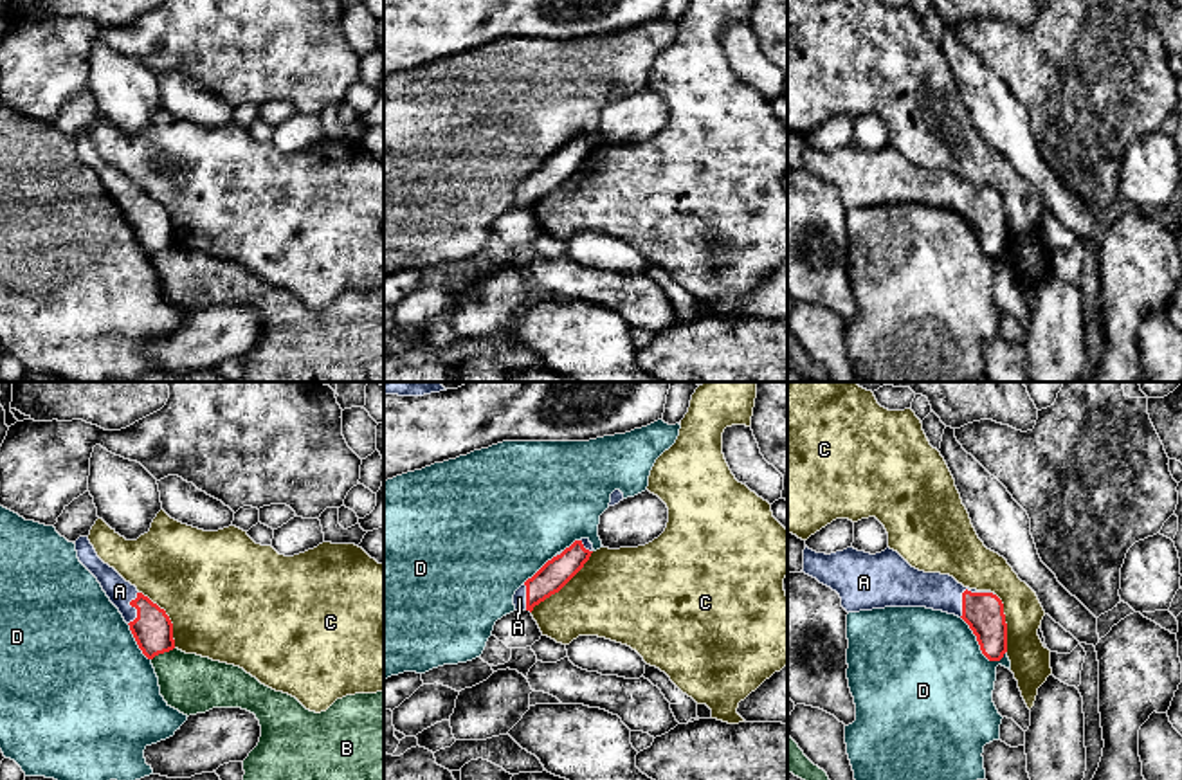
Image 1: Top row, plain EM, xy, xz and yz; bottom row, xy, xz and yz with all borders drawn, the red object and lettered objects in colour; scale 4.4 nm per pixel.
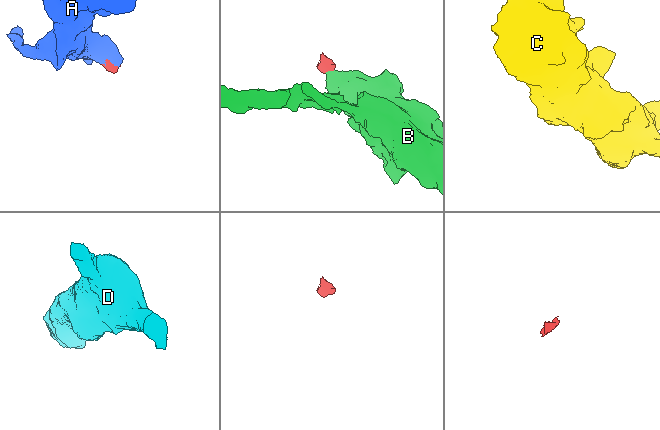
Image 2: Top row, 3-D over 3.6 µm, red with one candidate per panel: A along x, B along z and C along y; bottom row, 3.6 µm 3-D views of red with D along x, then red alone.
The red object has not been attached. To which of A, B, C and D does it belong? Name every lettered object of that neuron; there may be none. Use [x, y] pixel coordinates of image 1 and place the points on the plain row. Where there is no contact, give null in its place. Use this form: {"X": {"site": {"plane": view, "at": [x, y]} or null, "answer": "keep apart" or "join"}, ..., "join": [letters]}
{"A": {"site": {"plane": "yz", "at": [966, 186]}, "answer": "join"}, "B": {"site": {"plane": "xy", "at": [163, 249]}, "answer": "keep apart"}, "C": {"site": {"plane": "xz", "at": [563, 182]}, "answer": "keep apart"}, "D": {"site": {"plane": "yz", "at": [979, 240]}, "answer": "keep apart"}, "join": ["A"]}

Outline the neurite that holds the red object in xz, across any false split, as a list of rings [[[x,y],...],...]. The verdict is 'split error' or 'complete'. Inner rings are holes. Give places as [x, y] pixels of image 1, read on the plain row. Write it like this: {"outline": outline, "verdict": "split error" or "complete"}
{"outline": [[[580,135],[557,150],[515,187],[515,207],[532,209],[535,202],[559,189],[584,164],[593,148],[589,135]]], "verdict": "split error"}

